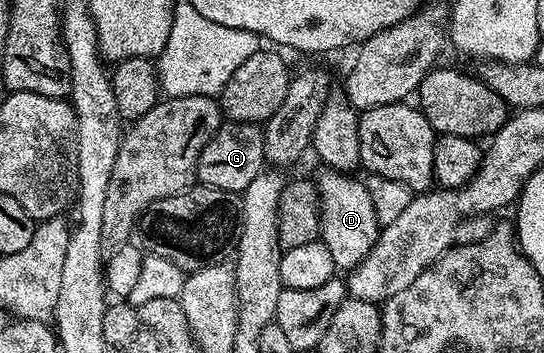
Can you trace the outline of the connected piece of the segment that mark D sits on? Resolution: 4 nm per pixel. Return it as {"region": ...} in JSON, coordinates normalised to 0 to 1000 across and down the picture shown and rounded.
{"region":[[[597,482],[590,501],[581,501],[583,561],[590,569],[590,688],[601,697],[601,708],[608,708],[608,731],[612,734],[614,762],[647,765],[656,756],[660,742],[667,742],[667,731],[675,731],[675,720],[689,697],[693,671],[700,666],[702,635],[695,629],[689,606],[689,584],[682,575],[682,550],[675,550],[675,527],[669,507],[658,504],[649,493],[631,487],[616,487]]]}

